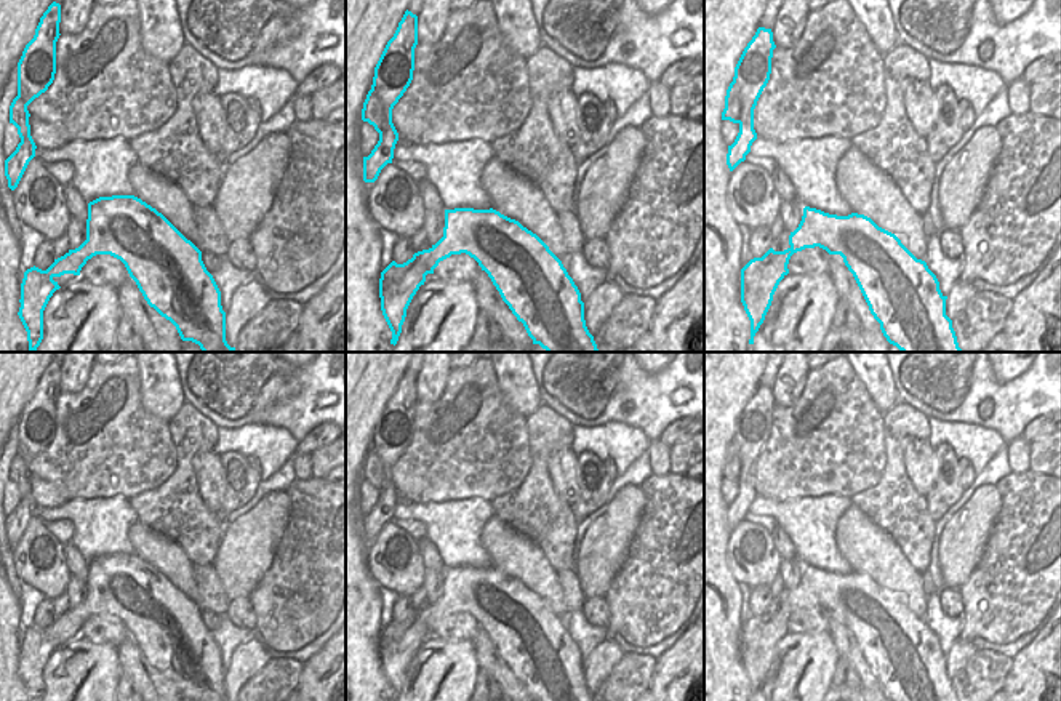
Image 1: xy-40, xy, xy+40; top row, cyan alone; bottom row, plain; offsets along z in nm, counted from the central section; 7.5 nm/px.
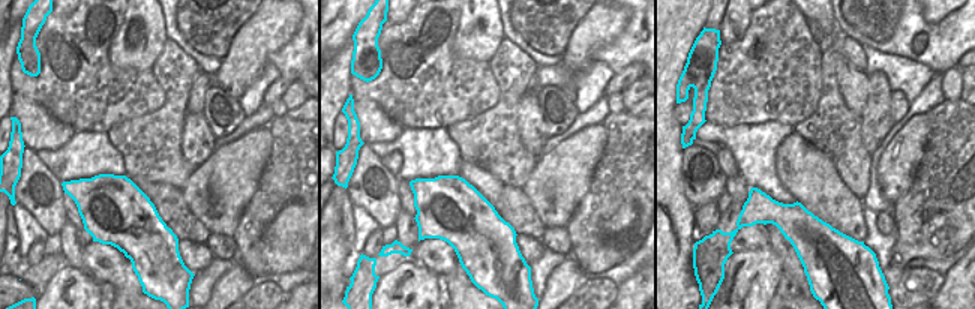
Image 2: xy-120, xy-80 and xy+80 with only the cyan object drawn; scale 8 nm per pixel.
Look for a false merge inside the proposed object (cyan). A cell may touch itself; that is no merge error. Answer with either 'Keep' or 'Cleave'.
Cleave.

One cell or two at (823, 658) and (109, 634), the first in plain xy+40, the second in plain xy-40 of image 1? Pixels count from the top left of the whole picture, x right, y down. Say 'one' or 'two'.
two

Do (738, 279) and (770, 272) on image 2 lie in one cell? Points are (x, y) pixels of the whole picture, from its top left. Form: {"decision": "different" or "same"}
{"decision": "same"}

